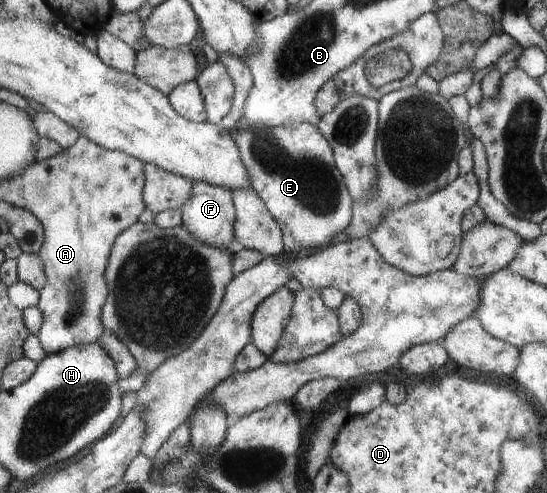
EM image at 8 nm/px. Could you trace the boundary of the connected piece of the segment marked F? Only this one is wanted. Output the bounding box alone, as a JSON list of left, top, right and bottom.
[183,181,237,253]

